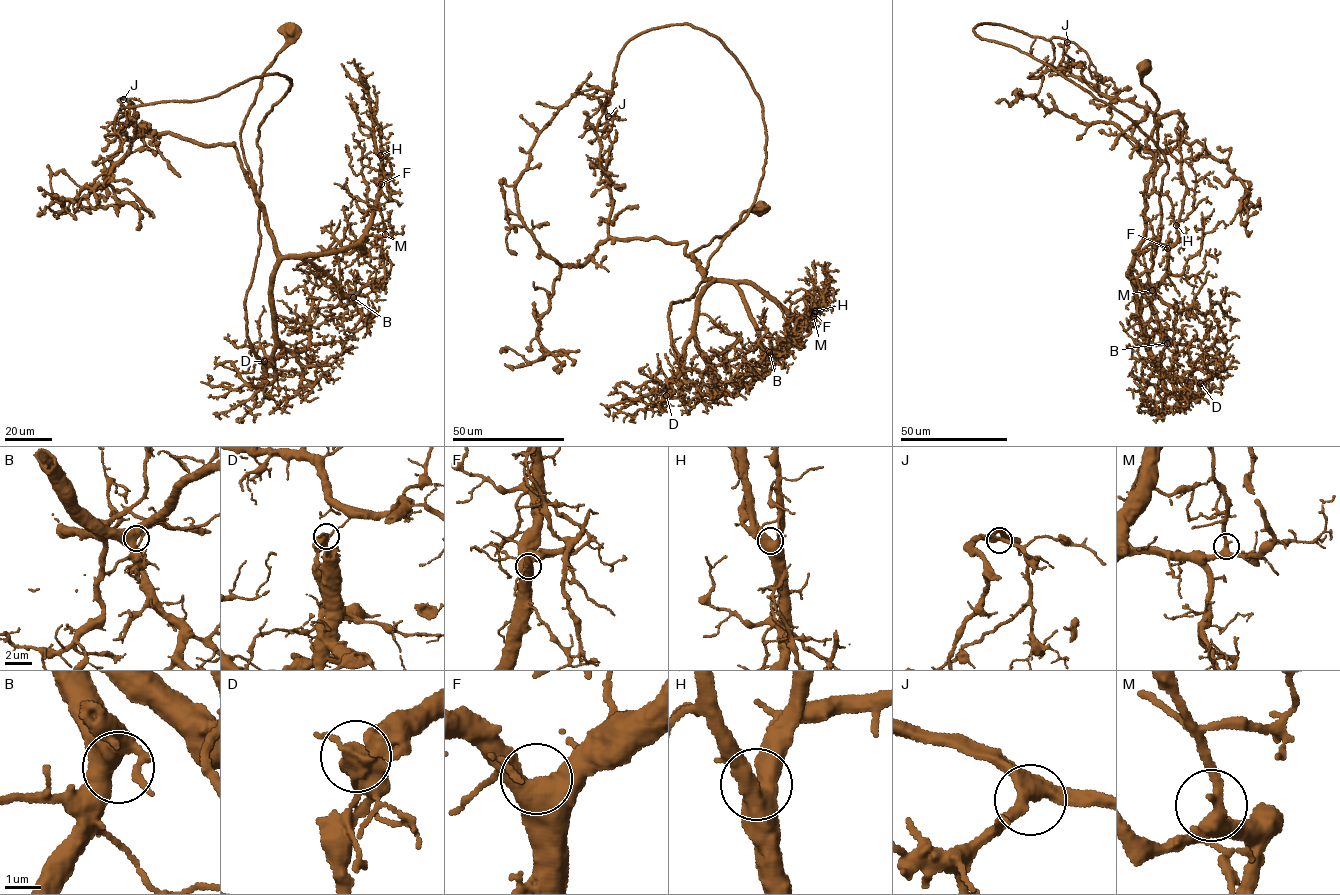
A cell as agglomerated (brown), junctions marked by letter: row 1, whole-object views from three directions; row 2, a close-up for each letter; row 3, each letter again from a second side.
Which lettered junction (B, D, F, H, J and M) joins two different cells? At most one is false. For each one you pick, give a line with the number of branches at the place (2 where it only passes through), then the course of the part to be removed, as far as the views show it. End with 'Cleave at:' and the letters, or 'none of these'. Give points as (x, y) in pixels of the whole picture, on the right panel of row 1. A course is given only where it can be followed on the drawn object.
D: 3 | (1199, 383), (1175, 394), (1141, 329), (1165, 155), (1134, 122), (973, 29), (1065, 39), (1093, 76)
Cleave at: D

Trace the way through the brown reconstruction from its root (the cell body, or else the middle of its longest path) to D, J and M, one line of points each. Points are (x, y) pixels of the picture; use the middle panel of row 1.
D: (761, 209), (743, 213), (734, 228), (692, 253), (704, 281), (711, 281), (678, 371), (681, 392), (666, 395)
J: (761, 209), (692, 253), (678, 358), (760, 100), (673, 24), (608, 116)
M: (761, 209), (743, 213), (691, 260), (704, 281), (750, 284), (795, 318), (813, 316)

